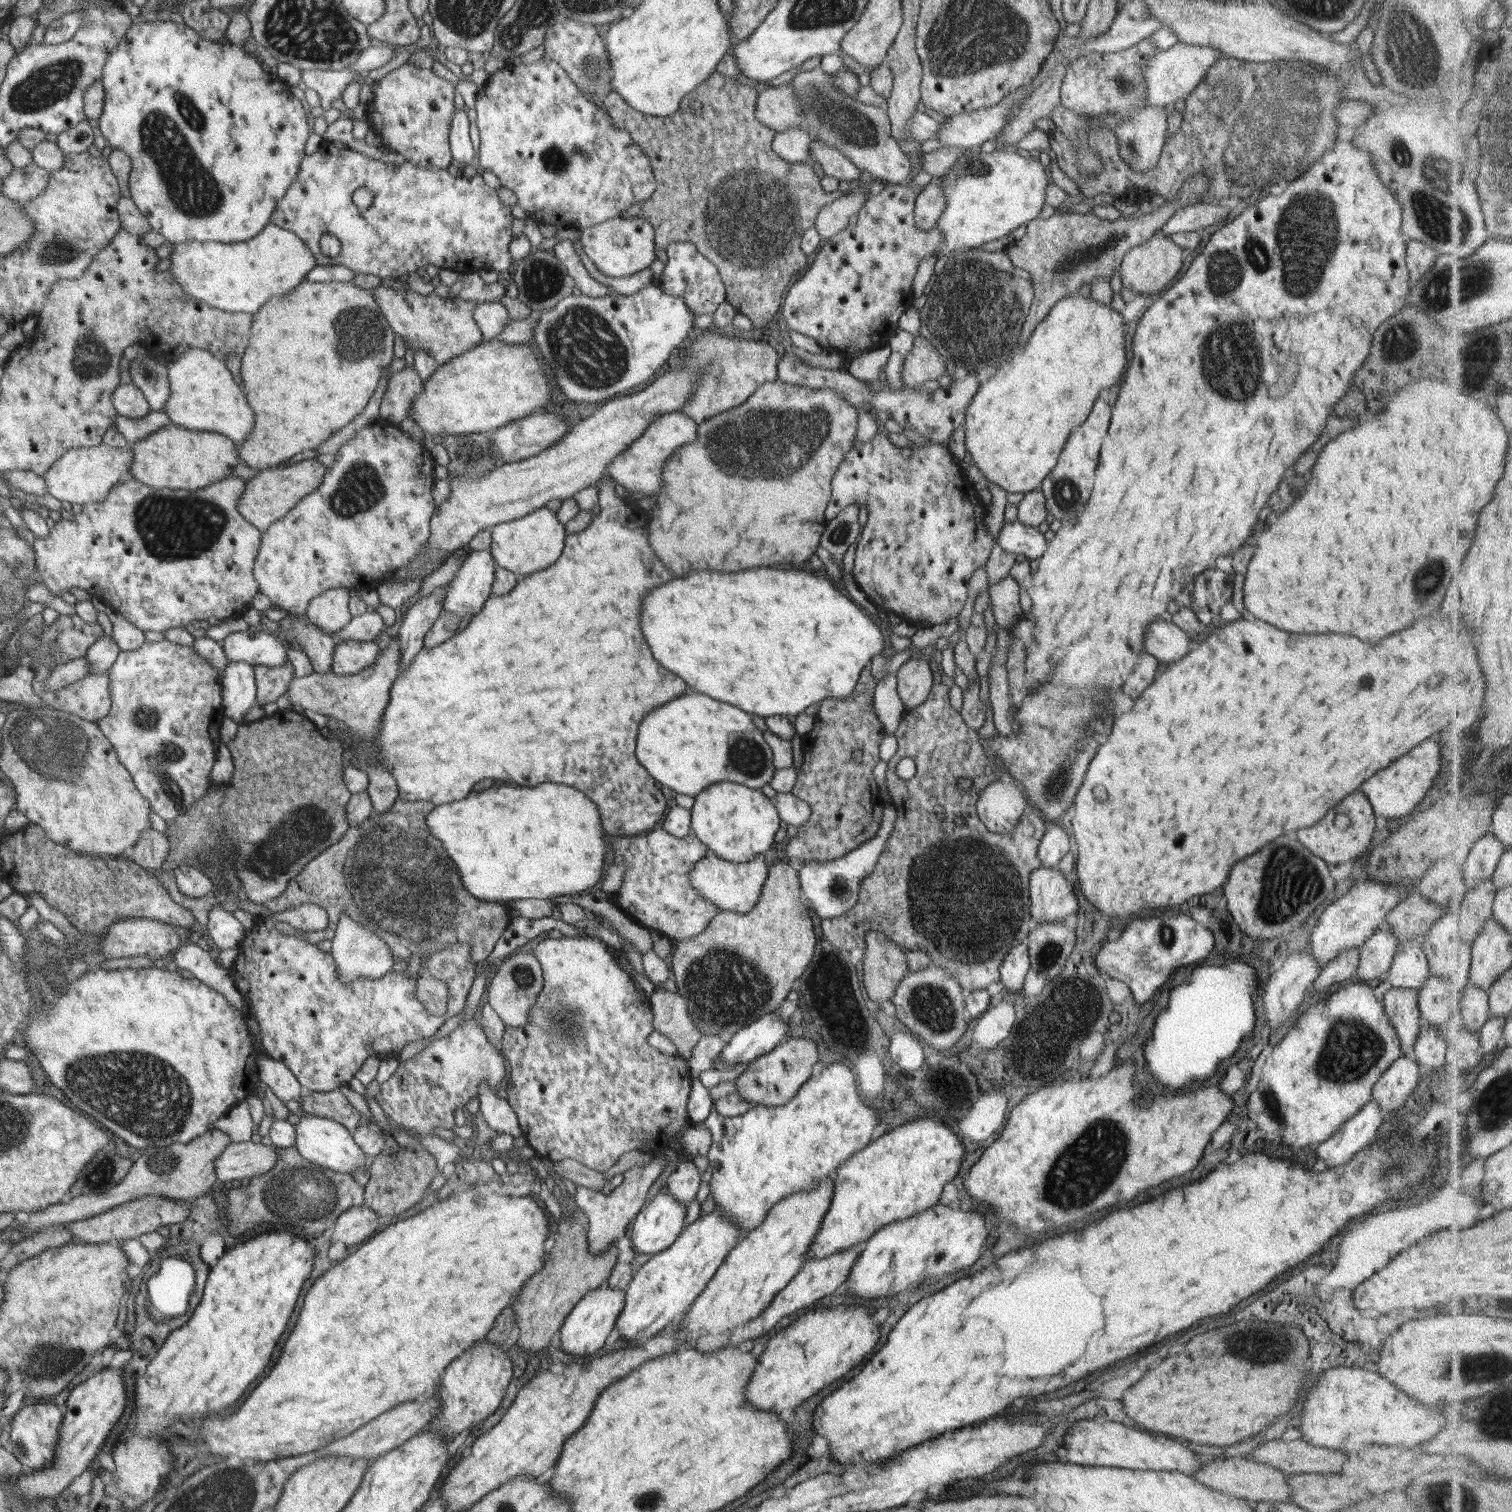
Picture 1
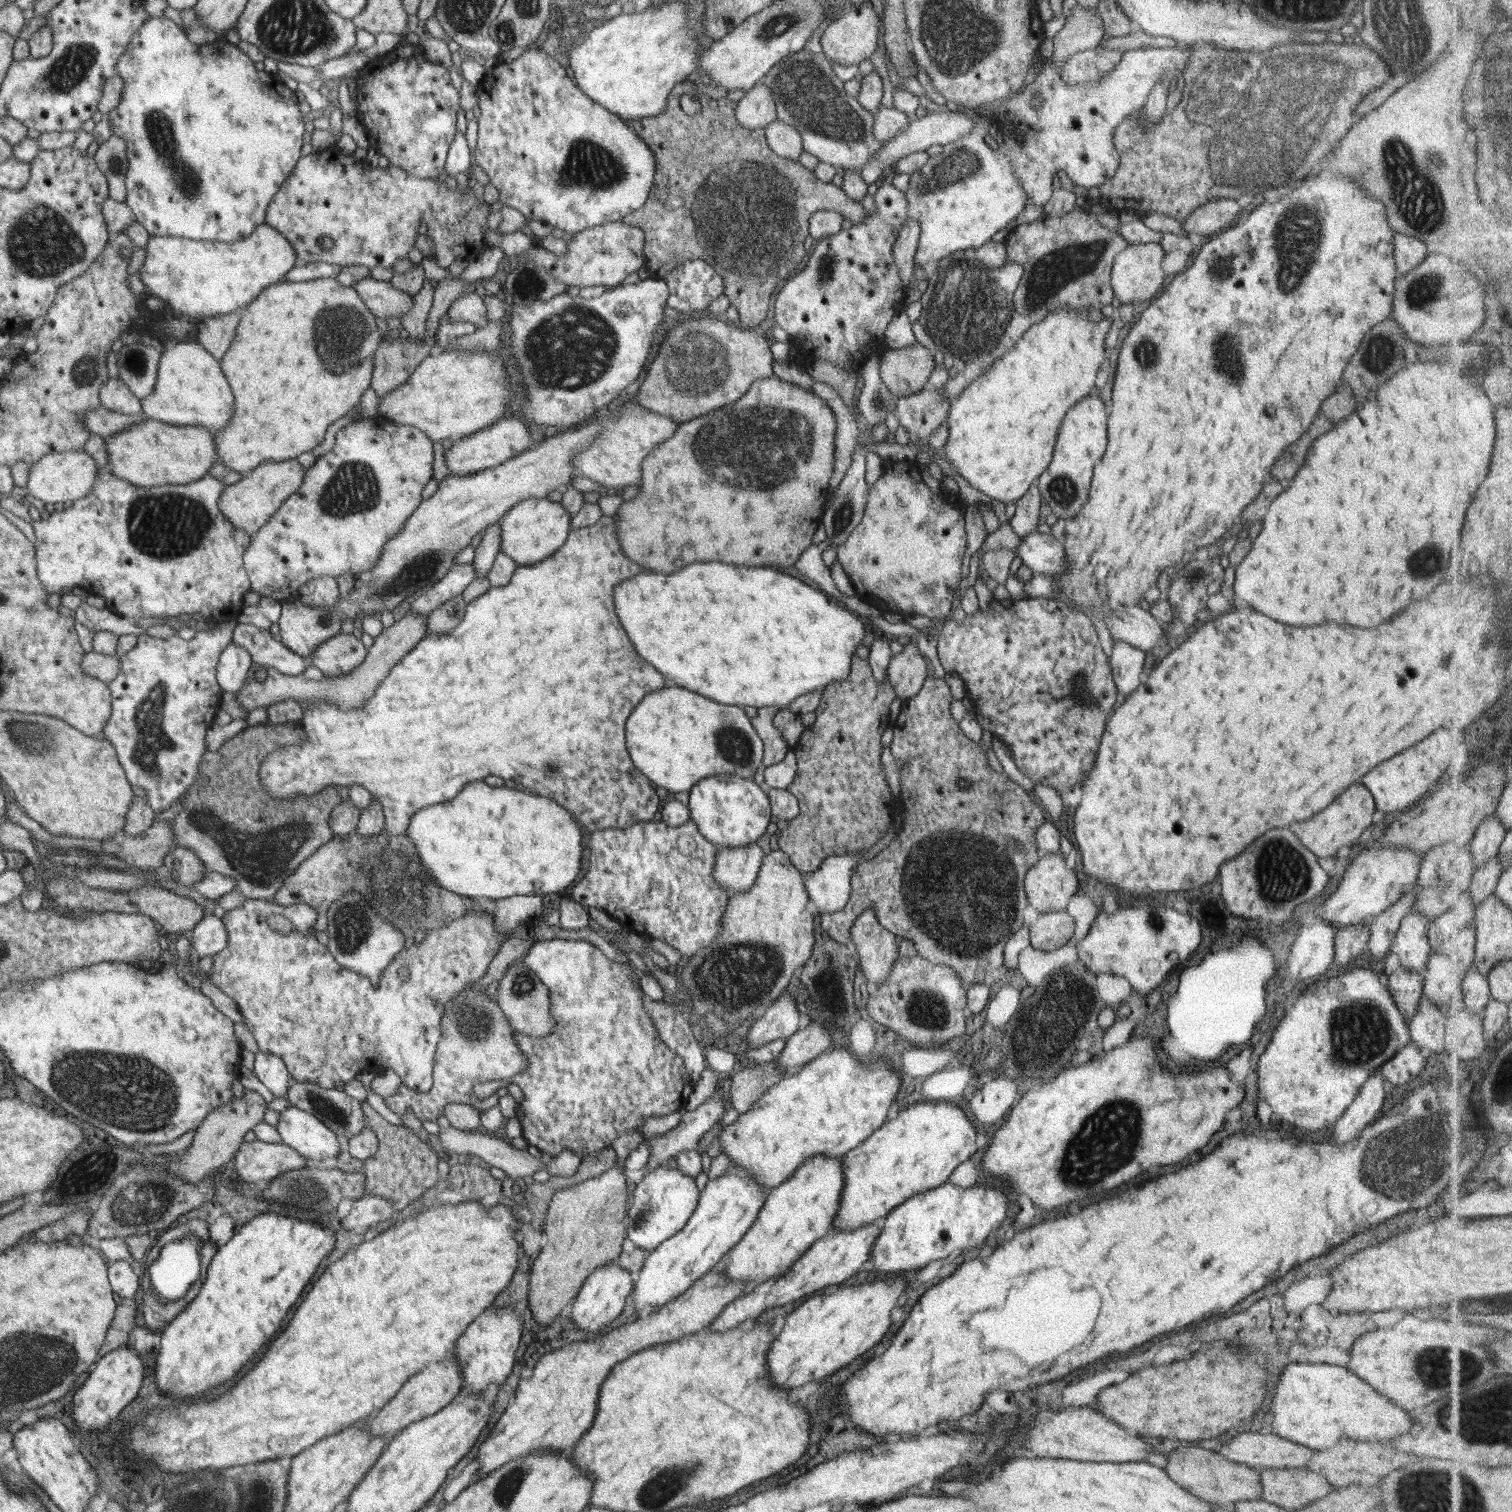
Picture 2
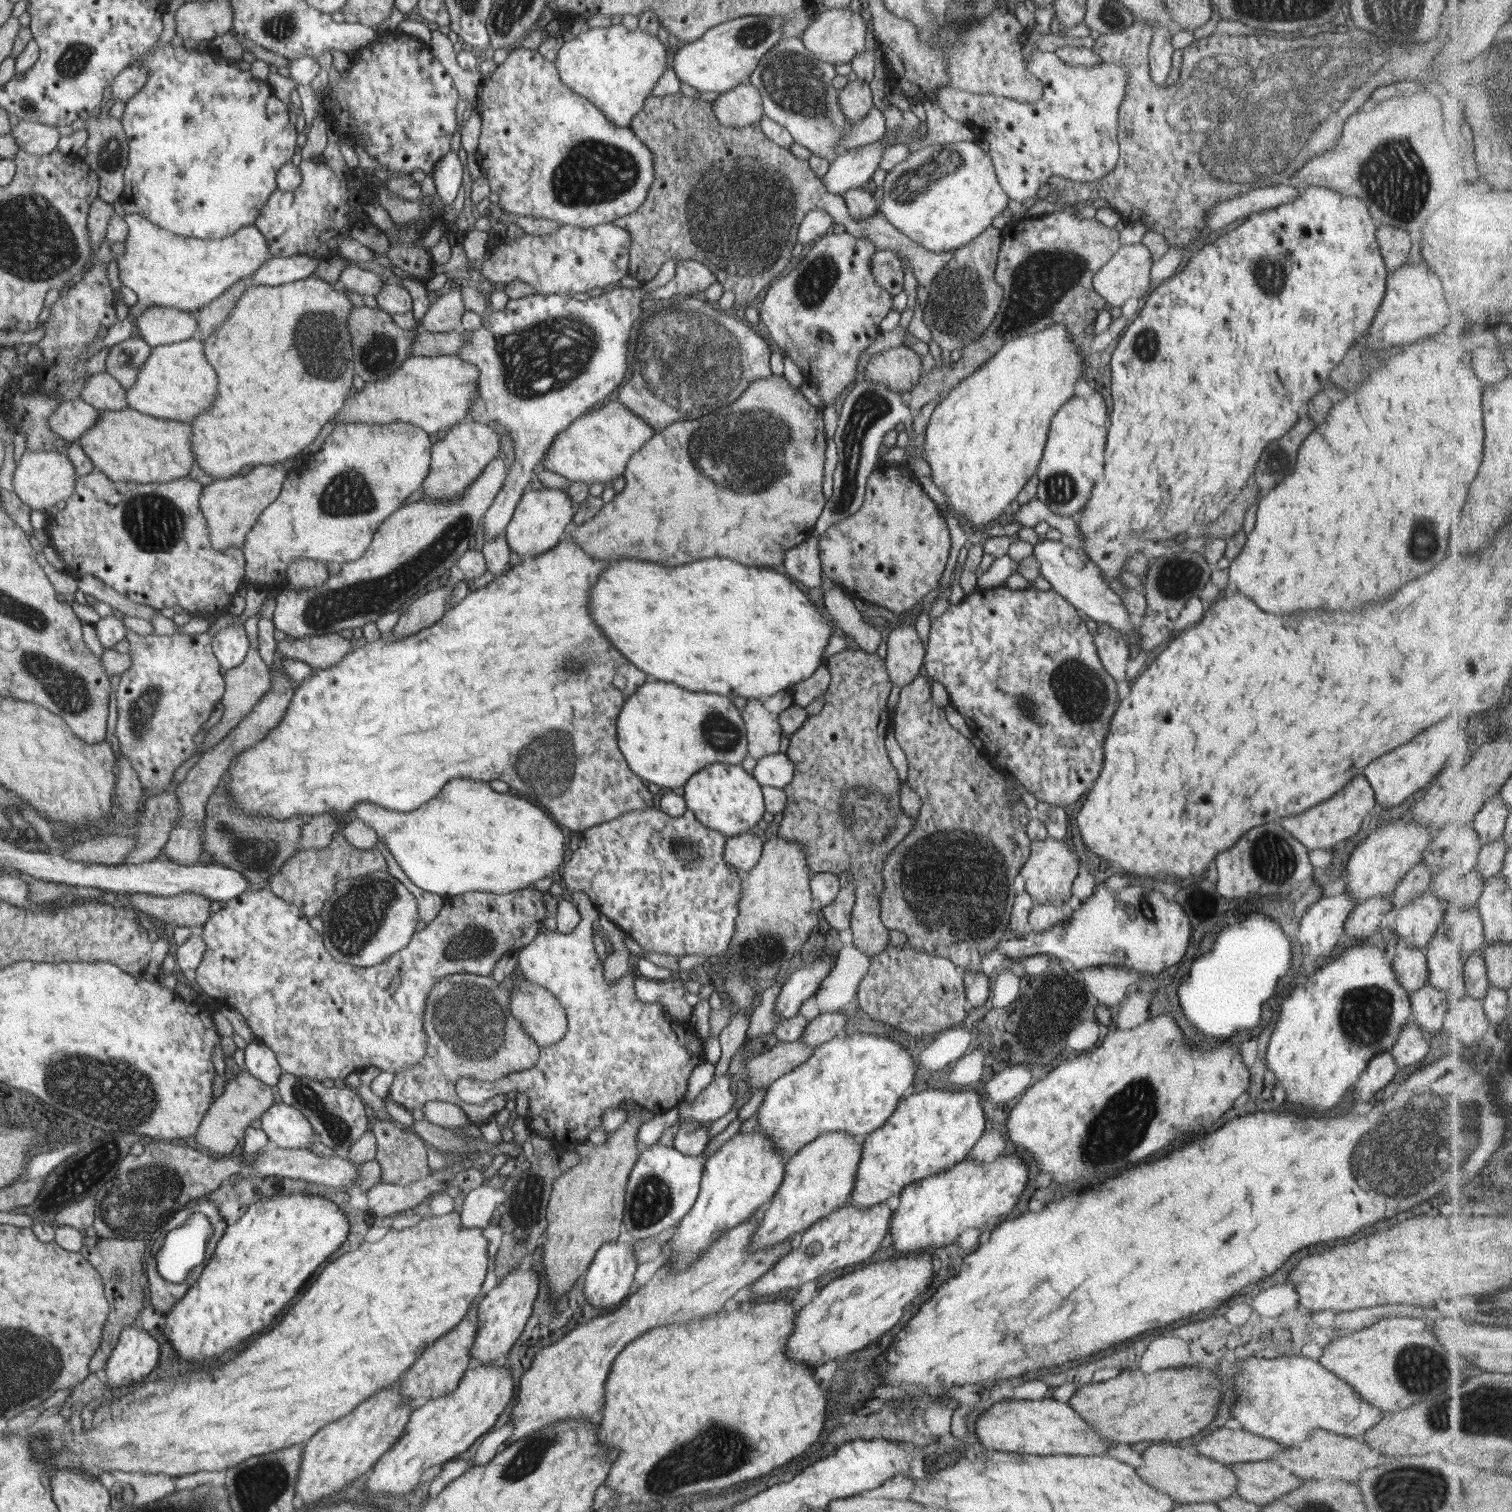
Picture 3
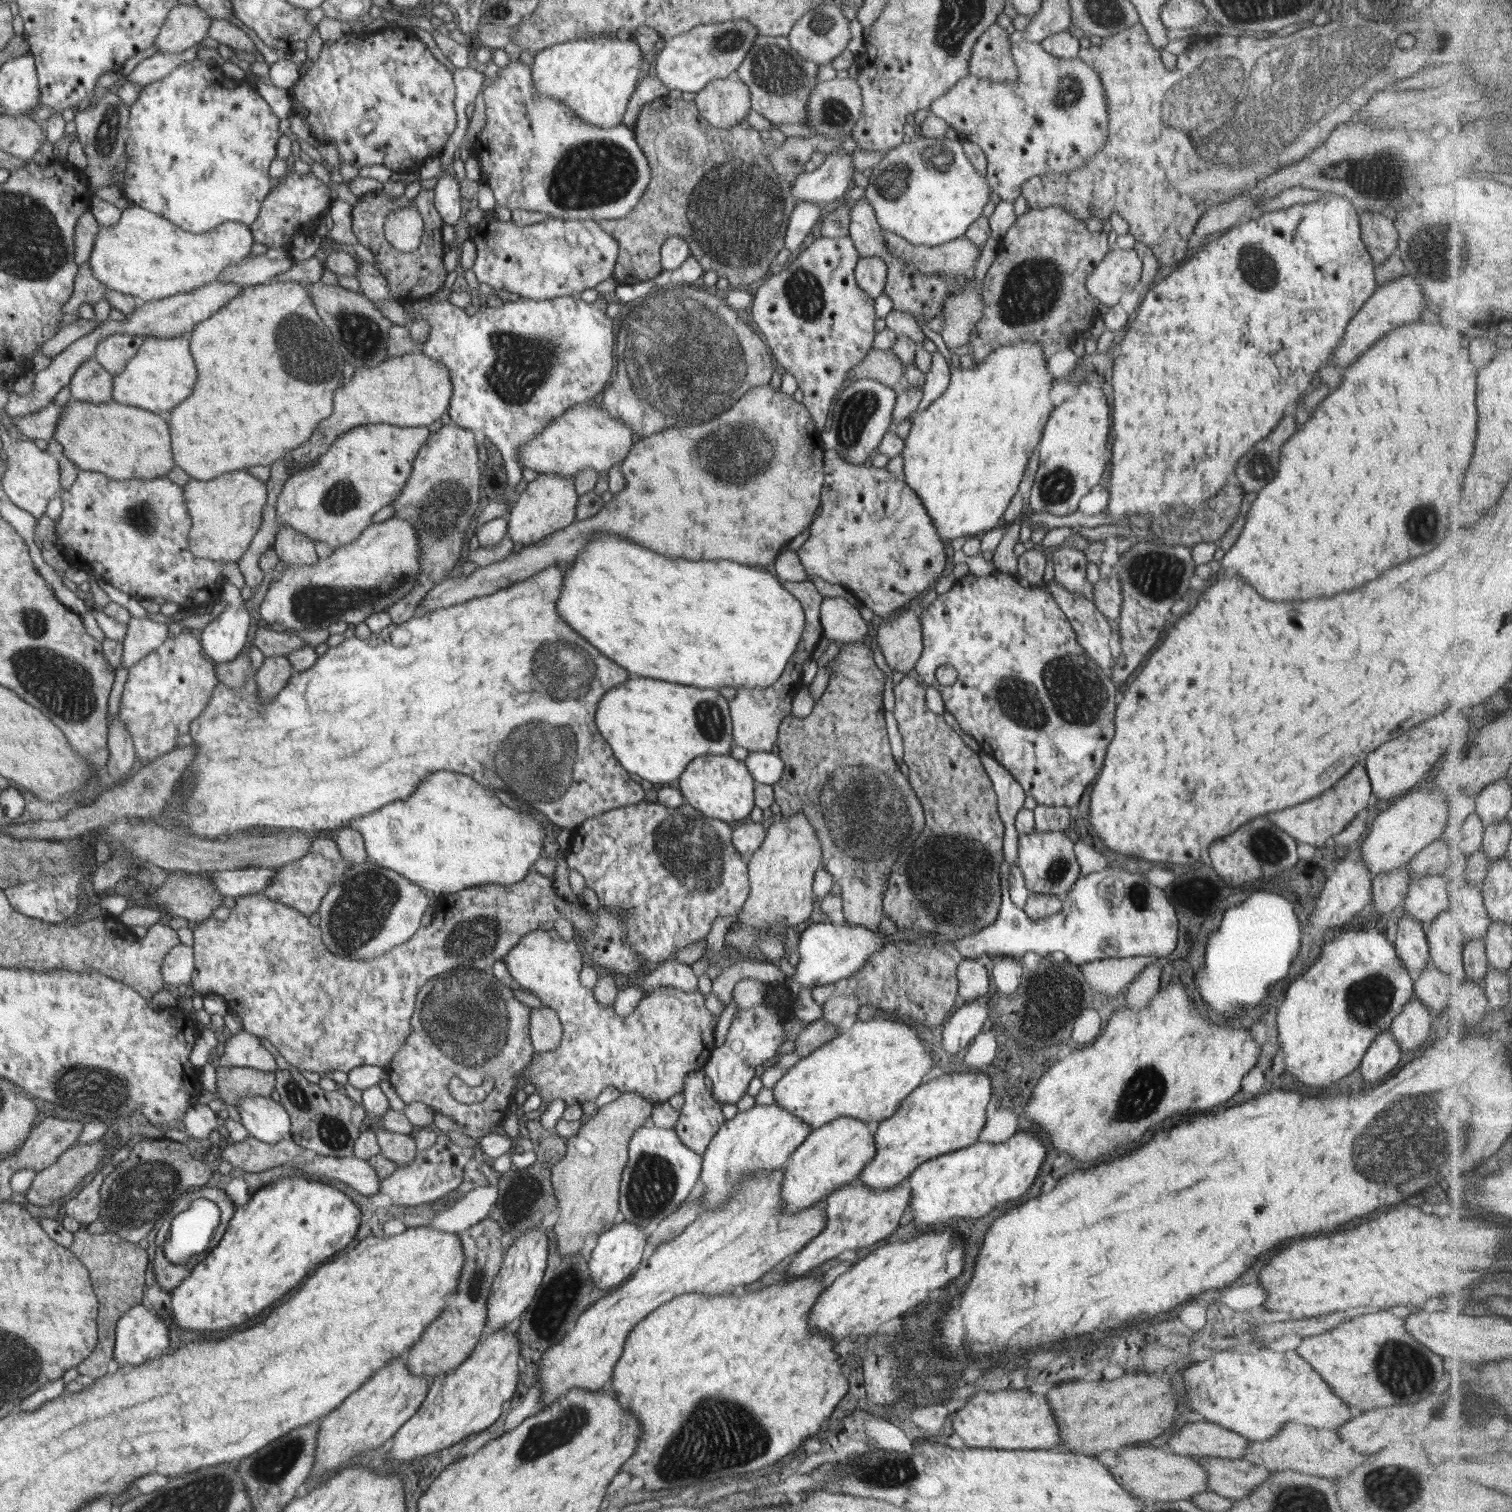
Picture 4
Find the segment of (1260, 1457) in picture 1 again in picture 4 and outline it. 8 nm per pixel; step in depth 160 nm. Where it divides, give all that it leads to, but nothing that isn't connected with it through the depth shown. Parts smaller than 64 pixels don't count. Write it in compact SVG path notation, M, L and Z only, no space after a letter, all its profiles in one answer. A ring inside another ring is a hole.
M1196 1421L1183 1425L1170 1437L1168 1446L1178 1455L1195 1458L1217 1456L1220 1458L1242 1459L1248 1448L1248 1439L1223 1426Z

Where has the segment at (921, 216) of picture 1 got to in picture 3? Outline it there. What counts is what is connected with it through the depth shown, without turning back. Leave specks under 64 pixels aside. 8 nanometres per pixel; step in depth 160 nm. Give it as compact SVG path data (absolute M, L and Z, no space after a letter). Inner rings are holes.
M892 250L876 252L870 261L870 268L880 288L886 289L893 295L903 291L904 270L896 252Z

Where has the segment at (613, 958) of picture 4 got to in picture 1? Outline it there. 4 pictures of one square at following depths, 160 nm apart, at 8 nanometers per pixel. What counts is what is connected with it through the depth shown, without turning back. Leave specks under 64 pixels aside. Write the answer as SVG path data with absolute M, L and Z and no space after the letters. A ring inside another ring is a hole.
M311 903L286 911L283 916L259 916L256 925L246 931L238 946L238 955L230 972L244 998L243 1002L246 1002L246 1011L249 1011L259 1024L263 1054L291 1067L307 1091L330 1092L348 1084L366 1058L382 1056L384 1059L394 1056L394 1053L400 1054L406 1044L434 1036L448 1018L454 1018L464 1009L470 986L477 975L477 963L471 962L471 946L467 941L446 946L424 962L424 966L430 966L429 971L434 978L442 978L449 986L447 1012L442 1016L434 1016L423 1006L416 990L421 969L413 977L402 972L388 972L377 979L362 977L344 984L339 979L338 964L334 956L320 951L315 944L303 938L280 932L276 924L285 921L298 932L318 932L330 926L327 910Z

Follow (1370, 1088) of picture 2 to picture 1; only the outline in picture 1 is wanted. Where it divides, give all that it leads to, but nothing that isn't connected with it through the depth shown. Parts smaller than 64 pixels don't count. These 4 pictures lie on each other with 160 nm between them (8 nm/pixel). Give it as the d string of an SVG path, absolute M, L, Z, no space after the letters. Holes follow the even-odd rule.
M1371 1098L1358 1114L1344 1122L1328 1140L1316 1145L1319 1166L1327 1168L1350 1162L1355 1154L1368 1148L1376 1140L1384 1117L1384 1112Z

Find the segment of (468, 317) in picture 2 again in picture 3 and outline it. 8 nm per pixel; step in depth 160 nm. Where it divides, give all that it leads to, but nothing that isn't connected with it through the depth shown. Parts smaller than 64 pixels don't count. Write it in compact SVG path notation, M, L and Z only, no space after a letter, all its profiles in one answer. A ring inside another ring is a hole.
M460 291L444 292L430 306L419 326L435 333L454 331L460 329L462 315L465 312L466 306Z

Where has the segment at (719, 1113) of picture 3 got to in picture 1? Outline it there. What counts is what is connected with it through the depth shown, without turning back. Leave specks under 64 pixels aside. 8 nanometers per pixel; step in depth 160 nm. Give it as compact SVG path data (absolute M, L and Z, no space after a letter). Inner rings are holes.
M662 1149L656 1150L653 1153L653 1159L648 1164L635 1166L624 1172L622 1174L622 1183L614 1188L608 1196L584 1185L576 1187L576 1207L580 1207L589 1220L590 1228L587 1231L587 1242L591 1254L600 1254L603 1250L611 1248L619 1238L626 1235L626 1229L630 1226L630 1222L632 1222L632 1219L636 1219L636 1215L640 1213L640 1208L644 1206L644 1202L647 1200L650 1186L656 1182L657 1176L660 1176L665 1168L664 1157L662 1155L657 1157L657 1154L661 1153L661 1151Z

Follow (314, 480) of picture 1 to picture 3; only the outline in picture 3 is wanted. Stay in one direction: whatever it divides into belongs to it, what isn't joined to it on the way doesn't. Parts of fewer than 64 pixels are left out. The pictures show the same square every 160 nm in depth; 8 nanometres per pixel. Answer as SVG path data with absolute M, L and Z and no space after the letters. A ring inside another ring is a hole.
M281 463L255 466L246 475L240 473L226 479L216 479L204 486L201 494L201 509L207 518L208 530L212 535L212 546L216 550L228 547L242 548L247 535L259 521L263 510L268 508L282 492L288 472Z

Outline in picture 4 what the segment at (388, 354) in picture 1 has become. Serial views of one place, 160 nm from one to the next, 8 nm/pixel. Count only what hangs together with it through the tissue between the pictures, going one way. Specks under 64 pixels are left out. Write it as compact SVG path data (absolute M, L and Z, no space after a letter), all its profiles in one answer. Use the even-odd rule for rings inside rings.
M271 282L262 285L254 285L242 289L238 296L229 300L225 306L222 306L215 314L212 314L206 321L201 321L191 332L191 353L196 362L199 372L196 388L184 404L176 406L176 410L170 414L172 418L167 418L169 427L172 430L172 450L176 465L184 472L189 474L192 479L206 481L219 477L221 474L248 469L251 466L268 466L278 460L280 456L291 454L290 450L298 448L304 444L312 433L315 432L318 422L324 418L330 418L334 412L334 396L338 387L344 386L344 373L340 370L340 364L344 364L338 343L335 341L330 329L320 320L320 315L316 312L313 298L307 287L302 288L298 282Z

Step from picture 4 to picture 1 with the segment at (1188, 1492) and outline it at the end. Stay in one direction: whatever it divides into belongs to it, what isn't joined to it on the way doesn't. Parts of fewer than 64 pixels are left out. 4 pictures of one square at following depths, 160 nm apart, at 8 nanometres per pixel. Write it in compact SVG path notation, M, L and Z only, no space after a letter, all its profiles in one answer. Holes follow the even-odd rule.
M1242 1456L1238 1458L1225 1457L1224 1460L1216 1459L1208 1463L1205 1462L1199 1472L1192 1474L1192 1477L1208 1488L1253 1503L1259 1501L1287 1502L1291 1496L1291 1488L1287 1485L1288 1475L1284 1471L1278 1470L1268 1463L1250 1462L1248 1458Z

